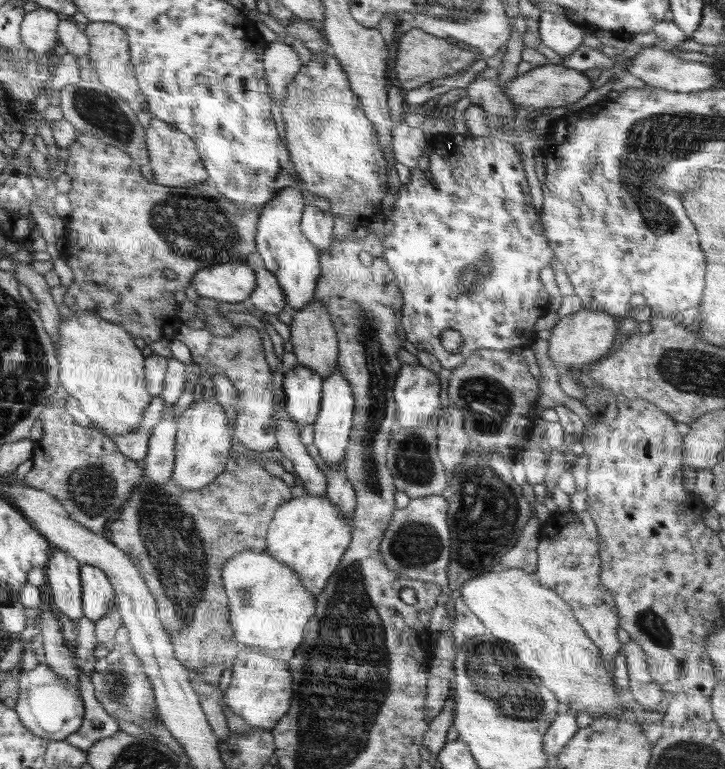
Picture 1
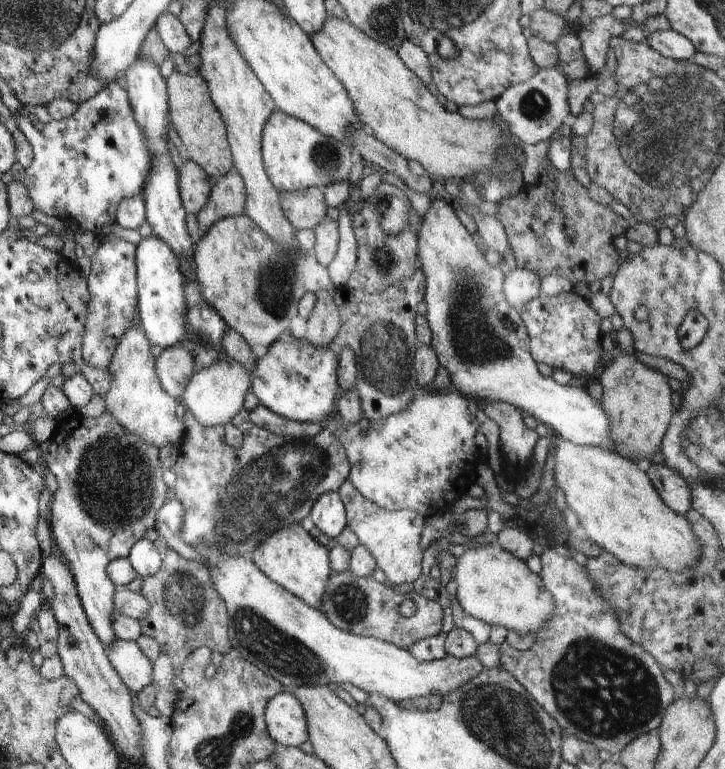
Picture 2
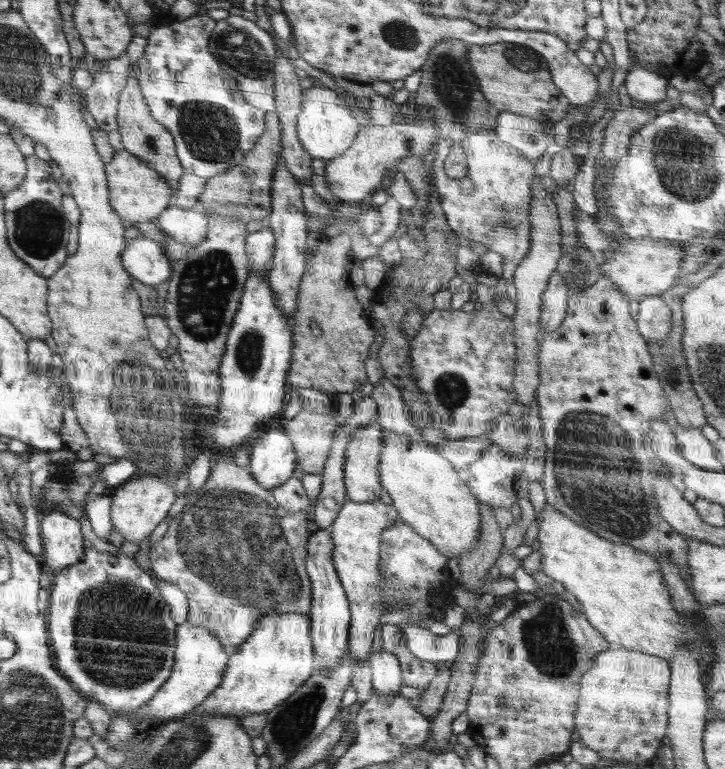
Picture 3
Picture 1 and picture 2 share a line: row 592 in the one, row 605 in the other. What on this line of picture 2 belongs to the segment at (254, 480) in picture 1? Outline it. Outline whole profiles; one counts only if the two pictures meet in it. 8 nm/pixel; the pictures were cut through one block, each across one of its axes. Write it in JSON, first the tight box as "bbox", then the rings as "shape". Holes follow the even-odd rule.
{"bbox":[139,549,233,668],"shape":[[[169,549],[162,555],[160,570],[156,574],[143,577],[142,588],[139,592],[148,599],[150,606],[147,616],[139,620],[141,634],[157,640],[161,652],[171,658],[174,668],[180,668],[186,657],[198,647],[208,647],[211,652],[220,652],[222,655],[233,648],[228,638],[227,606],[214,588],[210,578],[210,569],[206,564],[184,558],[176,551]]]}

